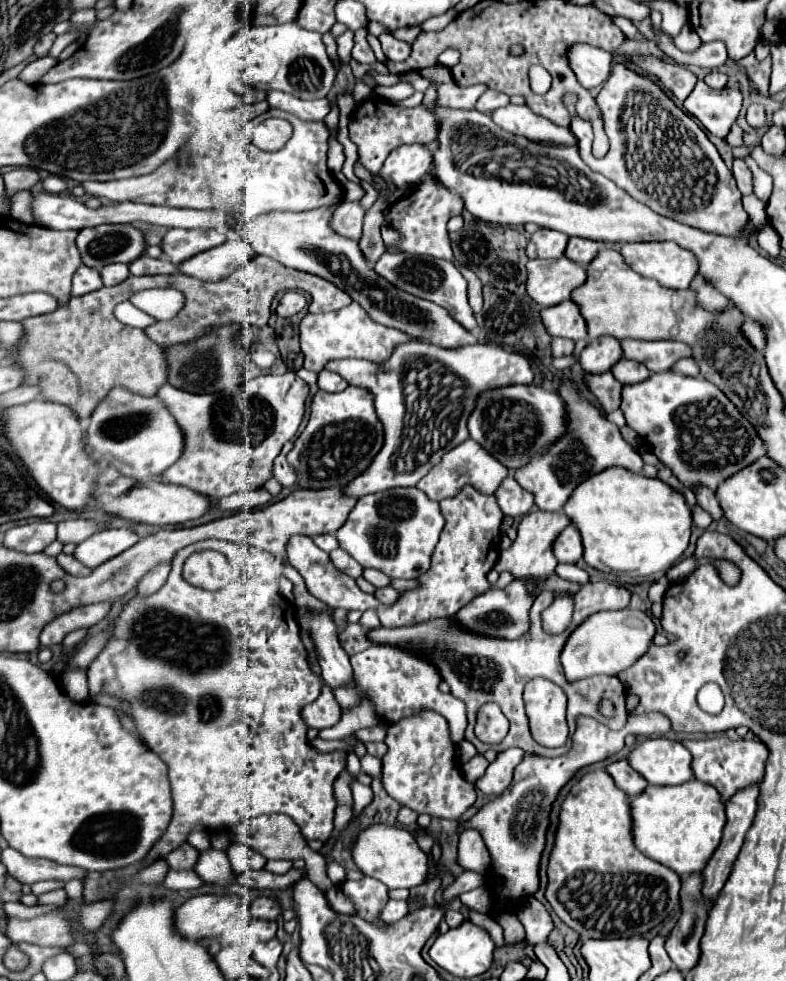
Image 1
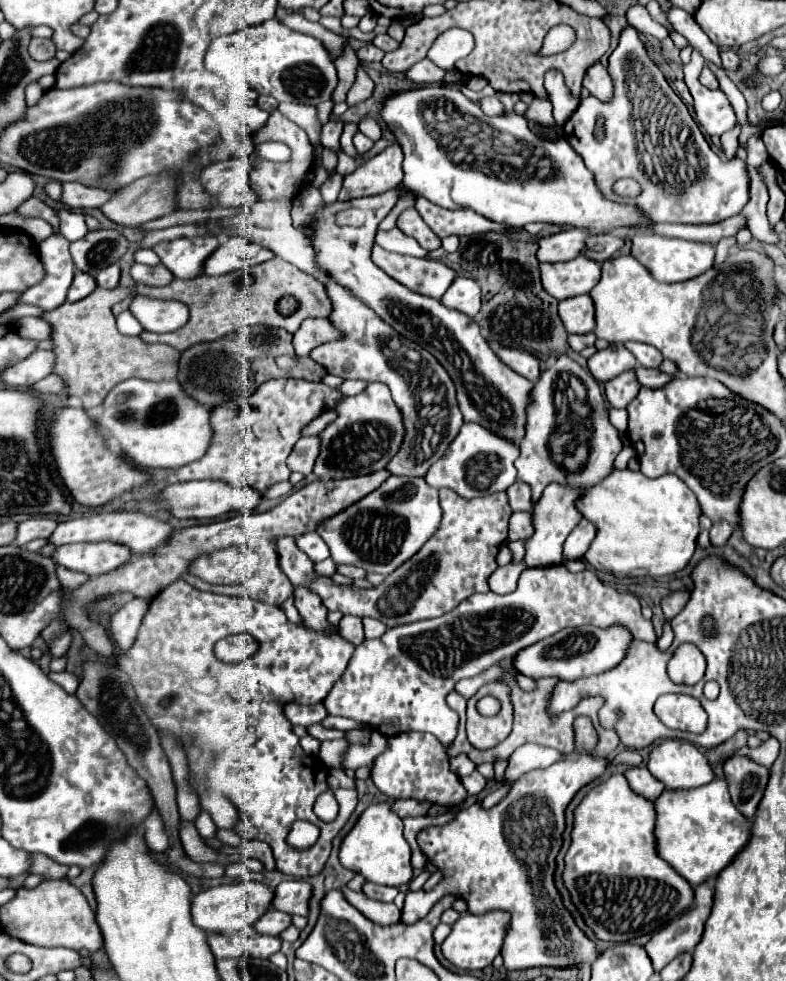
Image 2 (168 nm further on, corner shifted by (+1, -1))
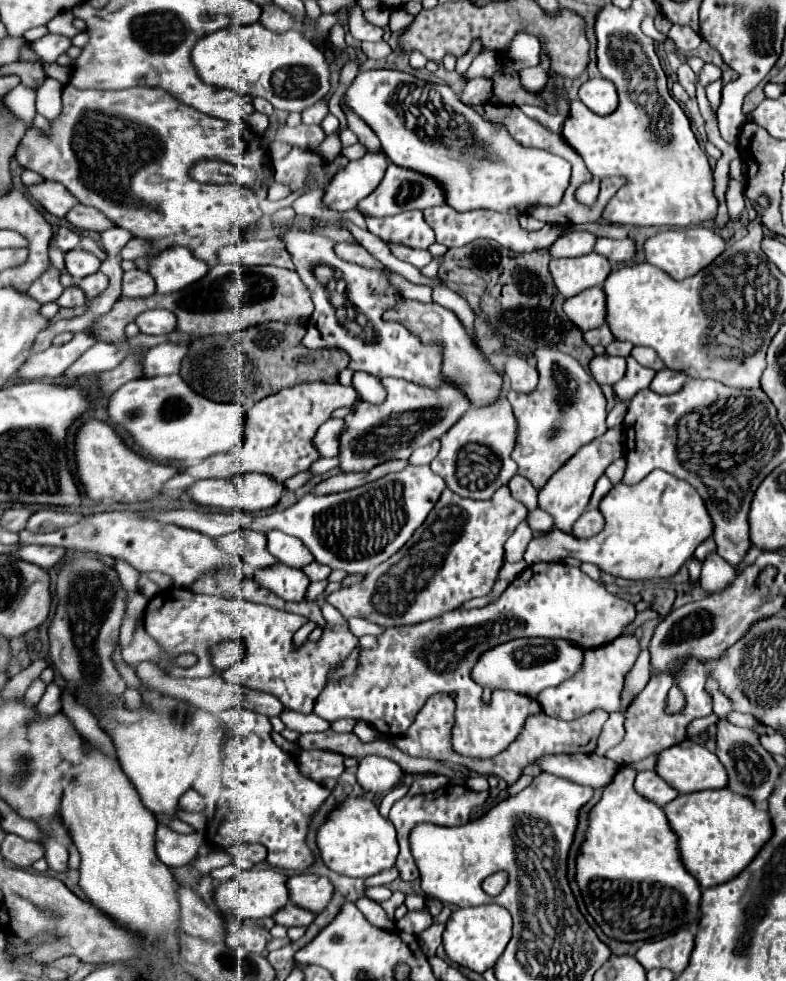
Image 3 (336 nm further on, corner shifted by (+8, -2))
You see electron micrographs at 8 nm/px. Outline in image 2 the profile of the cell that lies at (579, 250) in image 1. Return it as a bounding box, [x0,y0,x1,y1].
[583,233,623,261]

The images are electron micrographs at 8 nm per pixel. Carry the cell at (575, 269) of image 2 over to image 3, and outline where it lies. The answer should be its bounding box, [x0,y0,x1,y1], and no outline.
[550,252,612,298]

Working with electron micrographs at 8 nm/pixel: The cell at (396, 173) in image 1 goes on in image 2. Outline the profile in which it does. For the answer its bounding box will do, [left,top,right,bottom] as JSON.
[338,145,403,201]

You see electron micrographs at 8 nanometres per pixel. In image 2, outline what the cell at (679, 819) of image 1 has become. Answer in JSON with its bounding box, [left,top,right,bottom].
[653,779,749,887]

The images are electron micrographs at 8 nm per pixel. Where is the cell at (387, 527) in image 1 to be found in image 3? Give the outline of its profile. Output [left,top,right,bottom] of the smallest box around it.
[238,466,444,574]

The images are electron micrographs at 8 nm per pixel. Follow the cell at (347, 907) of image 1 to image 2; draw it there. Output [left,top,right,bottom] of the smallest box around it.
[341,887,401,925]

